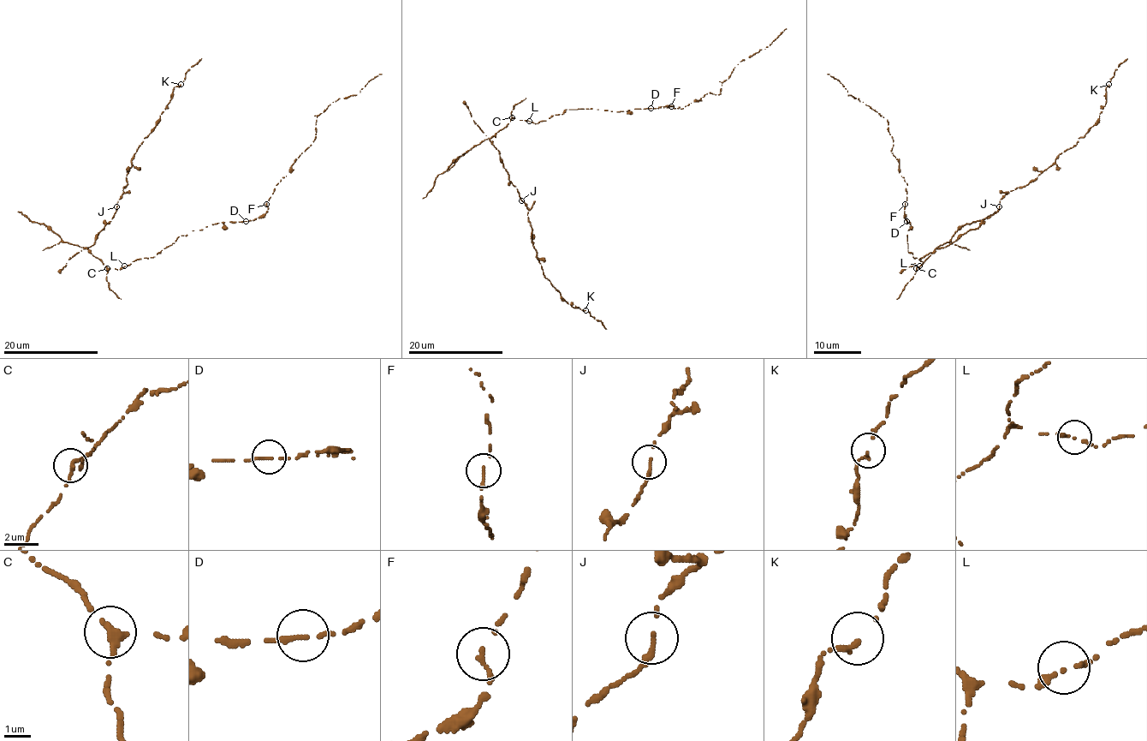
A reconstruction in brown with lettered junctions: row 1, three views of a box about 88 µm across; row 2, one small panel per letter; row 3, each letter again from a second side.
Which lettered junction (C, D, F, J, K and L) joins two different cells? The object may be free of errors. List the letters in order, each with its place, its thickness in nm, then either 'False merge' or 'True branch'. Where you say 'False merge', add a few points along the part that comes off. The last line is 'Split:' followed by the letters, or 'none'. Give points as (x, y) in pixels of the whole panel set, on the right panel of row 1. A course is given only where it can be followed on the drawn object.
C: Place: (916, 268). Thickness 400 nm. True branch
D: Place: (906, 221). Thickness 220 nm. True branch
F: Place: (905, 204). Thickness 200 nm. True branch
J: Place: (999, 206). Thickness 220 nm. True branch
K: Place: (1108, 84). Thickness 240 nm. True branch
L: Place: (919, 265). Thickness 240 nm. True branch
Split: none

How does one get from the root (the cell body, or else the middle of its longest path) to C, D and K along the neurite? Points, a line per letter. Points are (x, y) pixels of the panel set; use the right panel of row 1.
C: (919, 259), (922, 265), (918, 269), (916, 268)
D: (919, 259), (913, 258), (907, 250), (910, 222), (906, 221)
K: (919, 259), (918, 269), (937, 247), (983, 223), (1008, 191), (1031, 182), (1073, 147), (1099, 117), (1108, 84)

